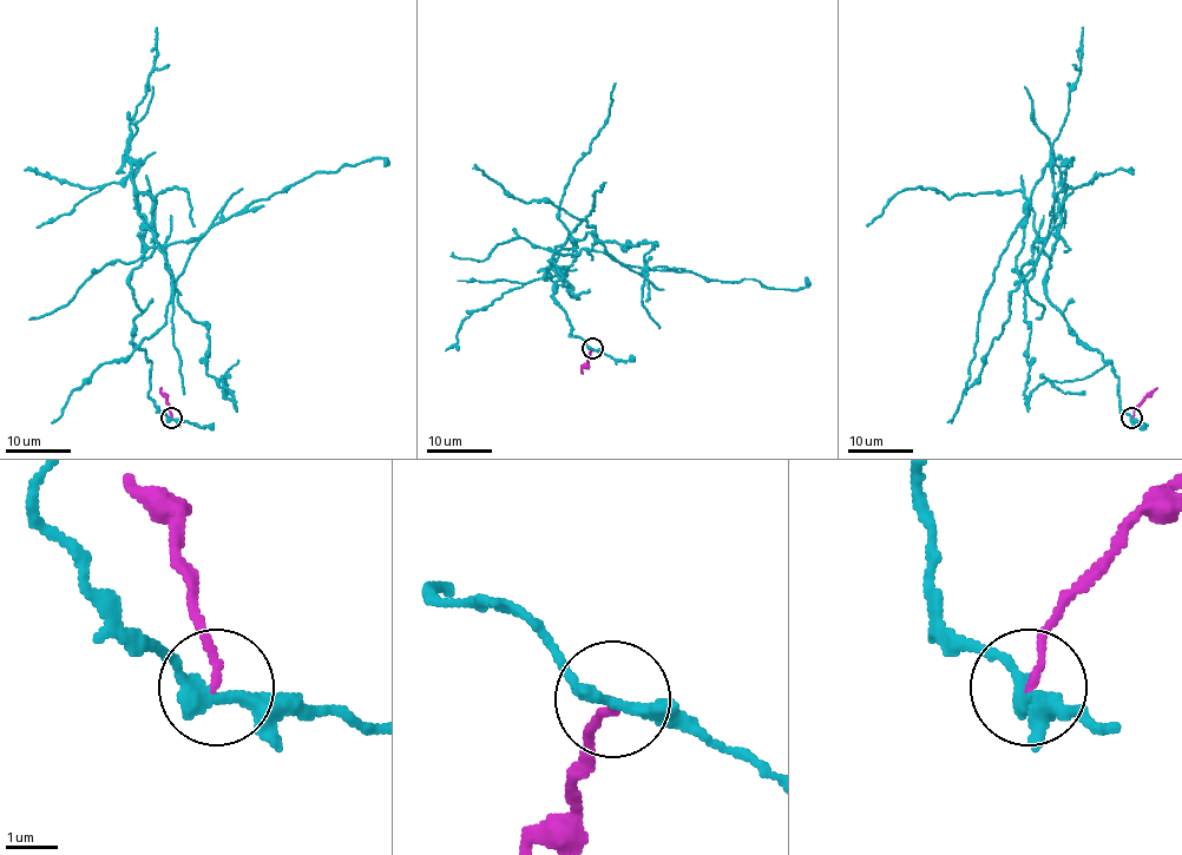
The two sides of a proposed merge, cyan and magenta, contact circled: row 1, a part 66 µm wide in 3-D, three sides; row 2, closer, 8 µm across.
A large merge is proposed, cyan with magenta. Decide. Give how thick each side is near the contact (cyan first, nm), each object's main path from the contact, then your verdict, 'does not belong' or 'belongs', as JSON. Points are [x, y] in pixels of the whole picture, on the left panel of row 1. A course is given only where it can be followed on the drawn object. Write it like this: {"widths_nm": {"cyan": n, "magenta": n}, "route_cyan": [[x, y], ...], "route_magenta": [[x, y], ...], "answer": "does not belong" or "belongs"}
{"widths_nm": {"cyan": 280, "magenta": 130}, "route_cyan": [[171, 419], [131, 341], [152, 208], [176, 278], [251, 203], [386, 165]], "route_magenta": [[171, 419], [161, 387]], "answer": "does not belong"}

